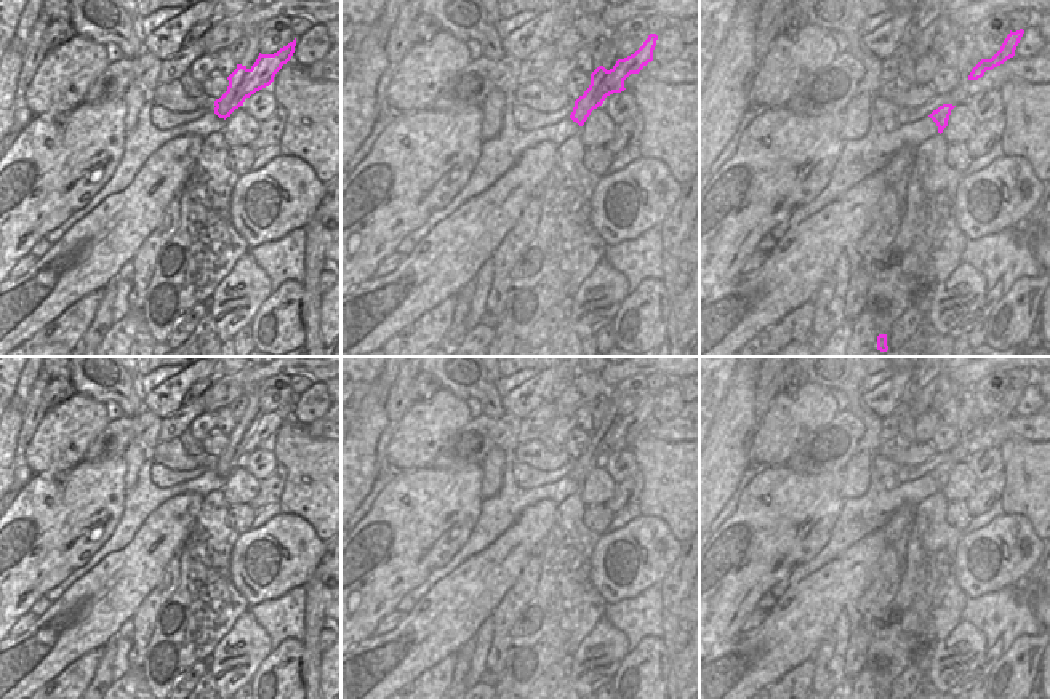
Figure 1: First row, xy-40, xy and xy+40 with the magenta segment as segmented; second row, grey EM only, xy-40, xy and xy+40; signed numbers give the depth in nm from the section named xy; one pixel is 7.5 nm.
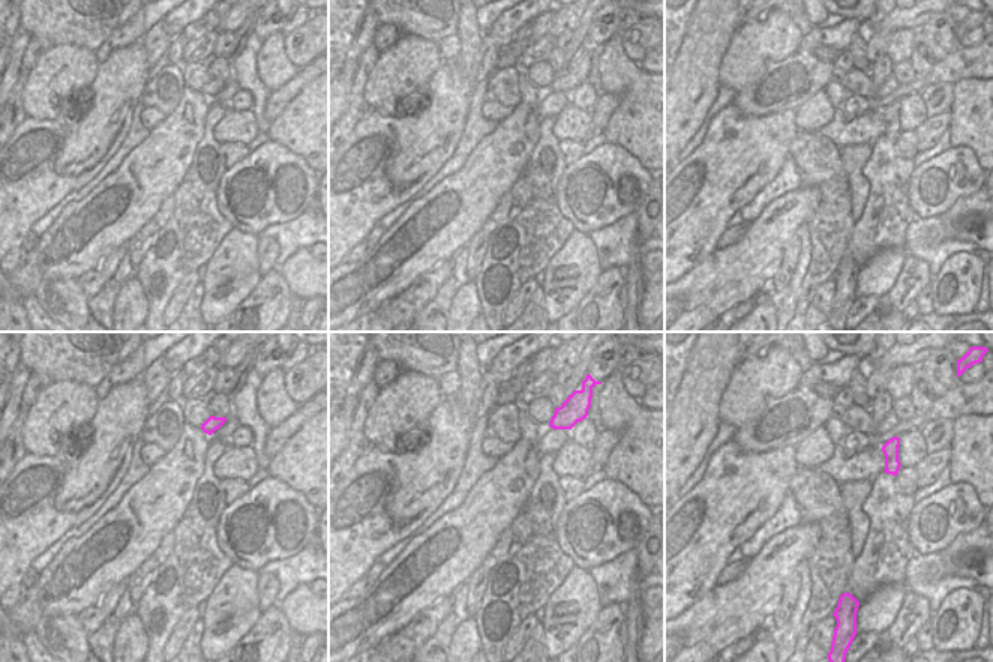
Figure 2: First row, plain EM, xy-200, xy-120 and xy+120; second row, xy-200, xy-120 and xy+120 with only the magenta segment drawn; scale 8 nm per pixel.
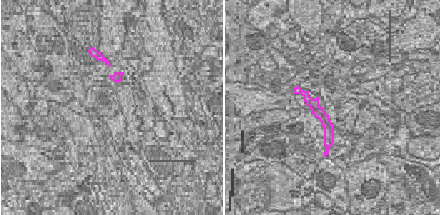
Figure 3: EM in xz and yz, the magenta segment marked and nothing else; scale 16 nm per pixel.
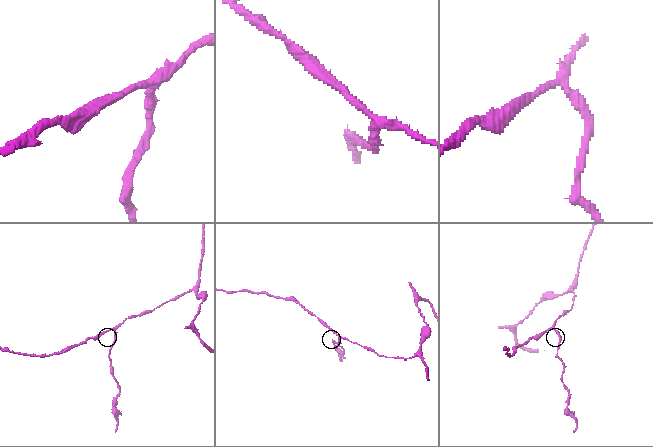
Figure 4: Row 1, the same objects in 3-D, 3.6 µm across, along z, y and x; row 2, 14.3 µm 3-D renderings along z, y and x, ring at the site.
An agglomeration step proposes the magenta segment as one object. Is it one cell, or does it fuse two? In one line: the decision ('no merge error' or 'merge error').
merge error

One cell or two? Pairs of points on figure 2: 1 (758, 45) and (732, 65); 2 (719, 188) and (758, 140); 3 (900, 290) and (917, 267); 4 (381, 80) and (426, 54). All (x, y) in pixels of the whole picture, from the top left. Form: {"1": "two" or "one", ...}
{"1": "one", "2": "one", "3": "one", "4": "one"}

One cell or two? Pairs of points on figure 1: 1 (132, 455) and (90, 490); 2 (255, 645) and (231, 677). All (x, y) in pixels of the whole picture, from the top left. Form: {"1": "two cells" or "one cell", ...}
{"1": "two cells", "2": "one cell"}

